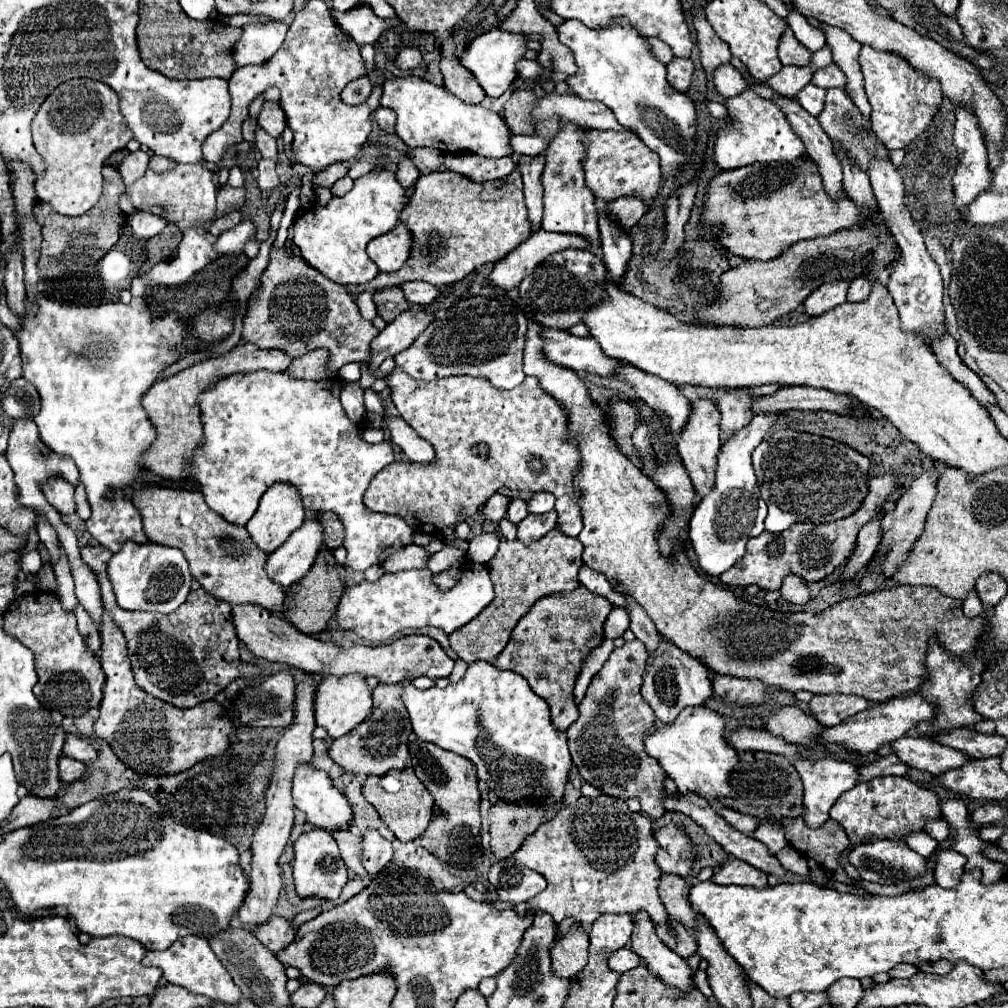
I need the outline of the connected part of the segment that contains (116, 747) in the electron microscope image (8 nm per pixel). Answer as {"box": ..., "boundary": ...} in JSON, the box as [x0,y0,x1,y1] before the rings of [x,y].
{"box":[94,615,236,777],"boundary":[[[104,615],[102,619],[100,635],[100,659],[106,673],[106,685],[100,705],[100,717],[94,723],[94,733],[112,747],[116,757],[126,767],[140,775],[152,777],[178,775],[180,771],[186,771],[212,755],[220,755],[230,747],[230,735],[236,733],[236,725],[232,723],[232,719],[228,719],[228,715],[220,715],[220,711],[224,709],[222,703],[212,699],[190,709],[180,709],[144,693],[134,683],[126,639],[108,615]]]}

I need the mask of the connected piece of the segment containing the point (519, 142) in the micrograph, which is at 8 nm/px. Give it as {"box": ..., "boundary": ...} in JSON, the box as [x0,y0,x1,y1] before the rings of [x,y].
{"box":[510,135,550,157],"boundary":[[[512,135],[510,141],[512,141],[514,153],[530,155],[530,157],[542,155],[550,143],[550,139],[546,139],[546,137],[516,137],[516,135]]]}

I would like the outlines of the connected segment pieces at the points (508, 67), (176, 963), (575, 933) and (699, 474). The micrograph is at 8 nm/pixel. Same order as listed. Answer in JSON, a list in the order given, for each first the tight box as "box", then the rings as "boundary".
[{"box":[460,25,530,98],"boundary":[[[494,25],[486,33],[478,35],[468,45],[468,49],[462,53],[460,61],[468,71],[474,73],[474,77],[484,92],[491,94],[491,98],[499,98],[518,77],[516,75],[516,63],[528,51],[528,41],[530,41],[530,35],[526,35],[526,33],[510,33],[510,31],[504,31],[502,27]]]},{"box":[142,935,242,1007],"boundary":[[[188,935],[184,939],[178,939],[172,947],[164,951],[148,951],[142,965],[146,967],[160,967],[164,971],[164,977],[172,985],[180,985],[188,989],[190,993],[204,995],[212,999],[214,1003],[224,1003],[228,1007],[234,1007],[242,1001],[242,991],[234,985],[230,973],[224,969],[224,965],[218,961],[214,951],[210,949],[208,941],[198,935]]]},{"box":[550,925,588,979],"boundary":[[[582,925],[570,927],[564,935],[560,935],[552,949],[550,949],[550,959],[552,959],[552,973],[564,979],[574,977],[586,967],[588,959],[588,933]]]},{"box":[678,397,720,497],"boundary":[[[700,397],[692,401],[692,415],[688,415],[688,423],[678,435],[678,453],[682,463],[692,479],[692,485],[698,497],[704,497],[714,485],[714,469],[716,469],[716,453],[720,449],[720,411],[712,407],[712,401]]]}]

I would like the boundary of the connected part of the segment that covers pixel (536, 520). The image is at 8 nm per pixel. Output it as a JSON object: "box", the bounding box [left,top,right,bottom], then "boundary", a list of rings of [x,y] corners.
{"box":[518,511,556,543],"boundary":[[[548,511],[544,515],[528,515],[526,519],[522,519],[518,523],[518,541],[522,543],[532,543],[536,539],[540,539],[542,535],[546,535],[548,531],[552,531],[556,527],[556,511]]]}

